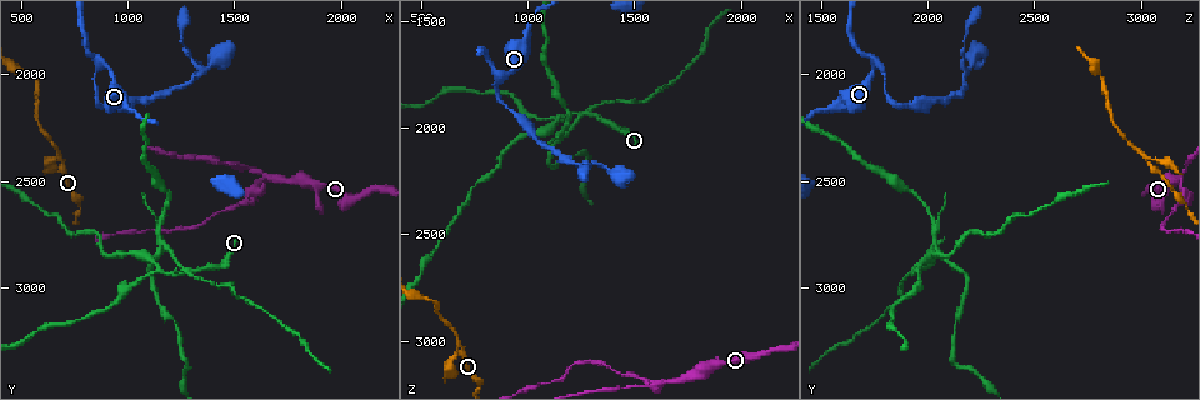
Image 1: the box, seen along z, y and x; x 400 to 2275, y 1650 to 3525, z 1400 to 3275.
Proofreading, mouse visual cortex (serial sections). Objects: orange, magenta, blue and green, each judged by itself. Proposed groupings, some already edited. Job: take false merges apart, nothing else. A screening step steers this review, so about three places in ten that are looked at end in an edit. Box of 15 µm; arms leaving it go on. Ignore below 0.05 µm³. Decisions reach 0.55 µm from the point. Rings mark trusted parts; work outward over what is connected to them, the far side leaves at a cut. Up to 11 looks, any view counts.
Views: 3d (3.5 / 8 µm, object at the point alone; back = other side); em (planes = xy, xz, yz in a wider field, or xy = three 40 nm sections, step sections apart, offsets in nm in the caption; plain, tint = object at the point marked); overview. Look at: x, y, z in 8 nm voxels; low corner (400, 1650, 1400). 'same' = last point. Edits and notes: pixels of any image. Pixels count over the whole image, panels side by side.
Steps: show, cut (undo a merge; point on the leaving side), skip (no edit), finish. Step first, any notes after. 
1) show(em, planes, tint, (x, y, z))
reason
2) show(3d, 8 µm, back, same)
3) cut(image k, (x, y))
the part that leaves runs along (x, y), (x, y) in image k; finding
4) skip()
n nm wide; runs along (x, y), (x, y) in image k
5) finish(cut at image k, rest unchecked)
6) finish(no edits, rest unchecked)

show(3d, 3.5 µm, (680, 2390, 3020))
sharp bend

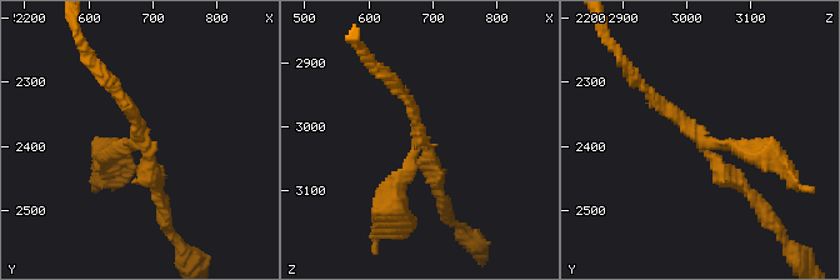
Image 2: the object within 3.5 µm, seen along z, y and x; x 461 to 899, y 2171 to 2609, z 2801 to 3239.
show(em, xy, step 2, tint, (680, 2400, 3025))
3 arms; arms of 150, 200, 200 nm; now the EM

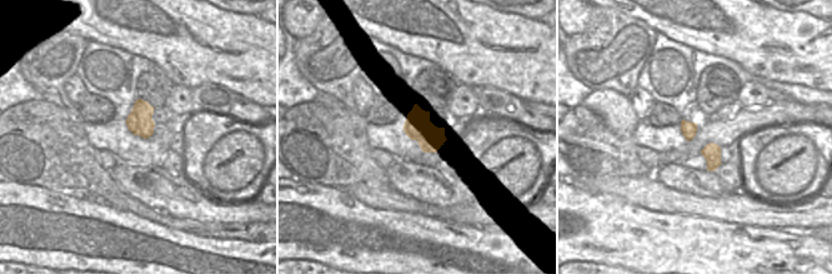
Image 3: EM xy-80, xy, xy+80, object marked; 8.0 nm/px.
cut(image 2, (401, 188))
two cells meet here

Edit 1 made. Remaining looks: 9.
show(3d, 3.5 µm, (880, 1960, 1760))
arms part here

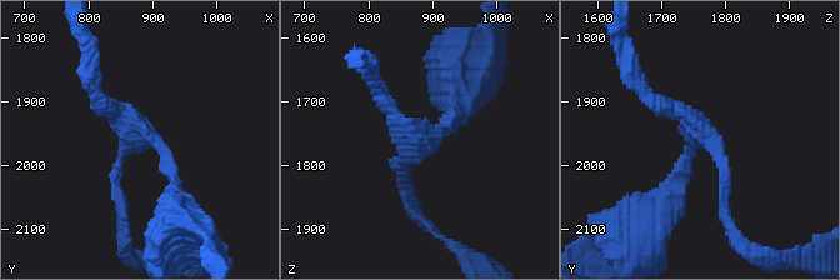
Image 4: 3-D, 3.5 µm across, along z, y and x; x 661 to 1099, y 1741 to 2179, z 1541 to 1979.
show(em, xy, step 3, tint, (885, 1960, 1765))
3 arms; arms of 150, 200, 200 nm; shape alone is not enough

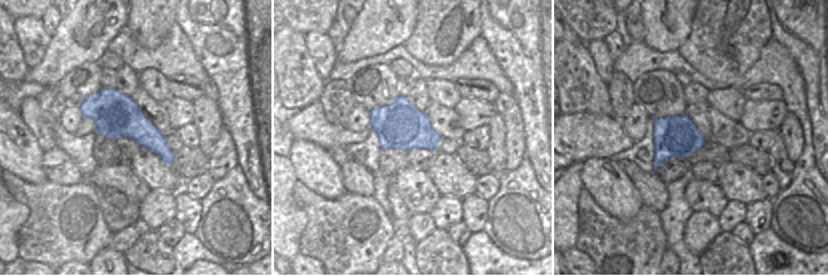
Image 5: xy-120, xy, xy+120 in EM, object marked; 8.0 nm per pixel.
skip()
380 nm wide; runs along (460, 109), (449, 129), (399, 164) in image 4; continuous, no second cell

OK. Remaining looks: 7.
show(3d, 8 µm, (1320, 2020, 2180))
a fork

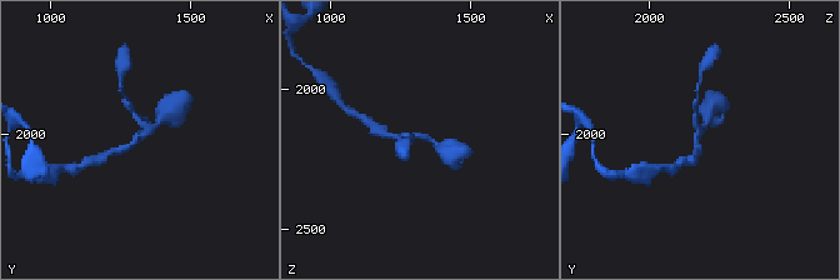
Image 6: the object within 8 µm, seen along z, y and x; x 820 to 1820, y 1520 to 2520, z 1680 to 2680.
show(3d, 3.5 µm, (1320, 2010, 2180))
closer look

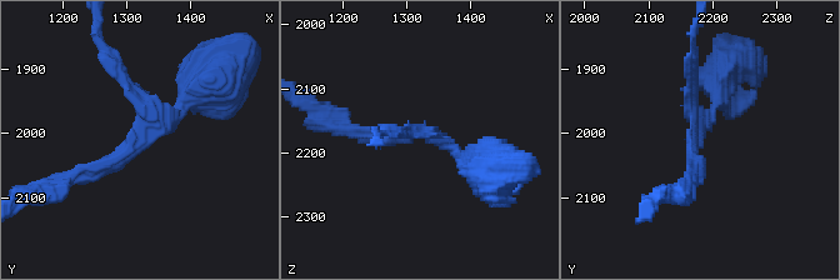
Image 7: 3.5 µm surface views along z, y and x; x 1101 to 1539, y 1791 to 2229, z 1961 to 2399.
show(em, planes, tint, (1320, 2010, 2175))

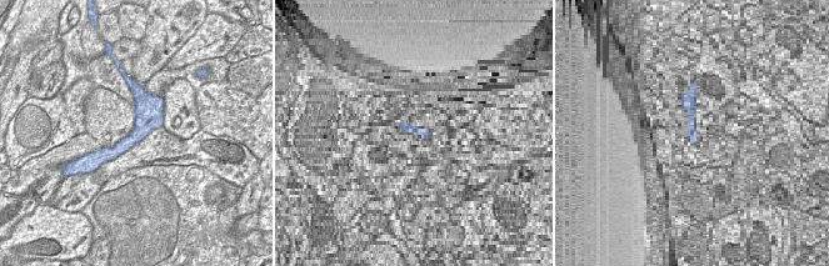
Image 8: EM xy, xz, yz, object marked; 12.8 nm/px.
skip()
all the same cell

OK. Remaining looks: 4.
show(3d, 3.5 µm, (1260, 2930, 1930))
looks like a crossing

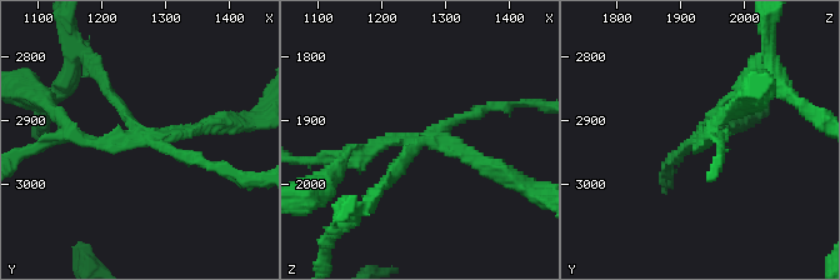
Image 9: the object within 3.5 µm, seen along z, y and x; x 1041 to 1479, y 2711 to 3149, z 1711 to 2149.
show(em, xy, step 2, tint, (1270, 2930, 1930))
now the EM

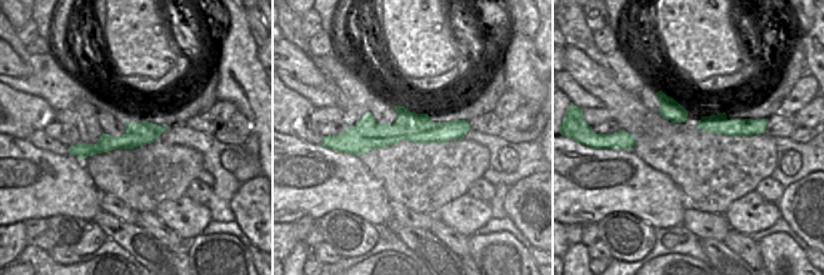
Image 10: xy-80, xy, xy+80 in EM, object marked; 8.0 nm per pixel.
skip()
240 nm wide; runs along (505, 173), (448, 141), (348, 150) in image 9; one cell here

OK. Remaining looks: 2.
finish(cut at image 2, rest unchecked)

